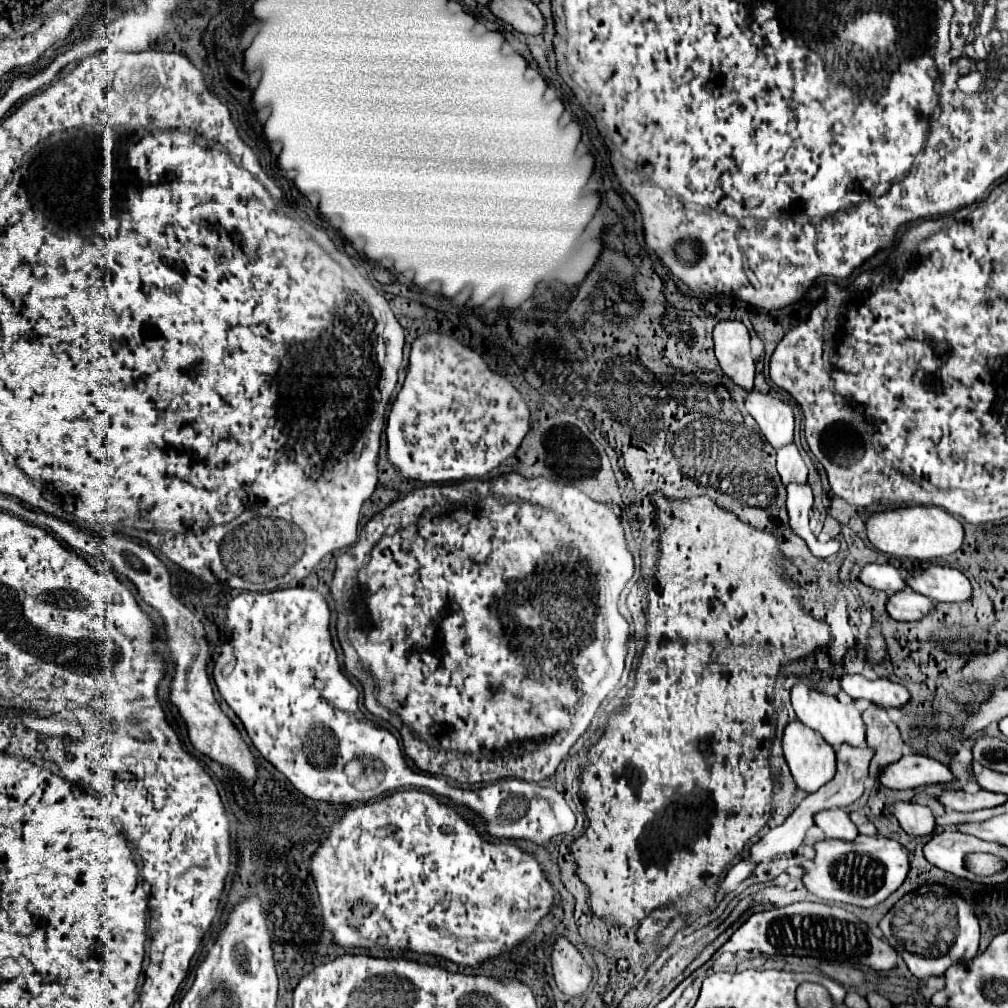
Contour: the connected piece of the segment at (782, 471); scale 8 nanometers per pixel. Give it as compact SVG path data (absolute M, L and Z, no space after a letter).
M794 442L786 444L784 448L778 448L778 474L784 484L806 482L808 468Z

